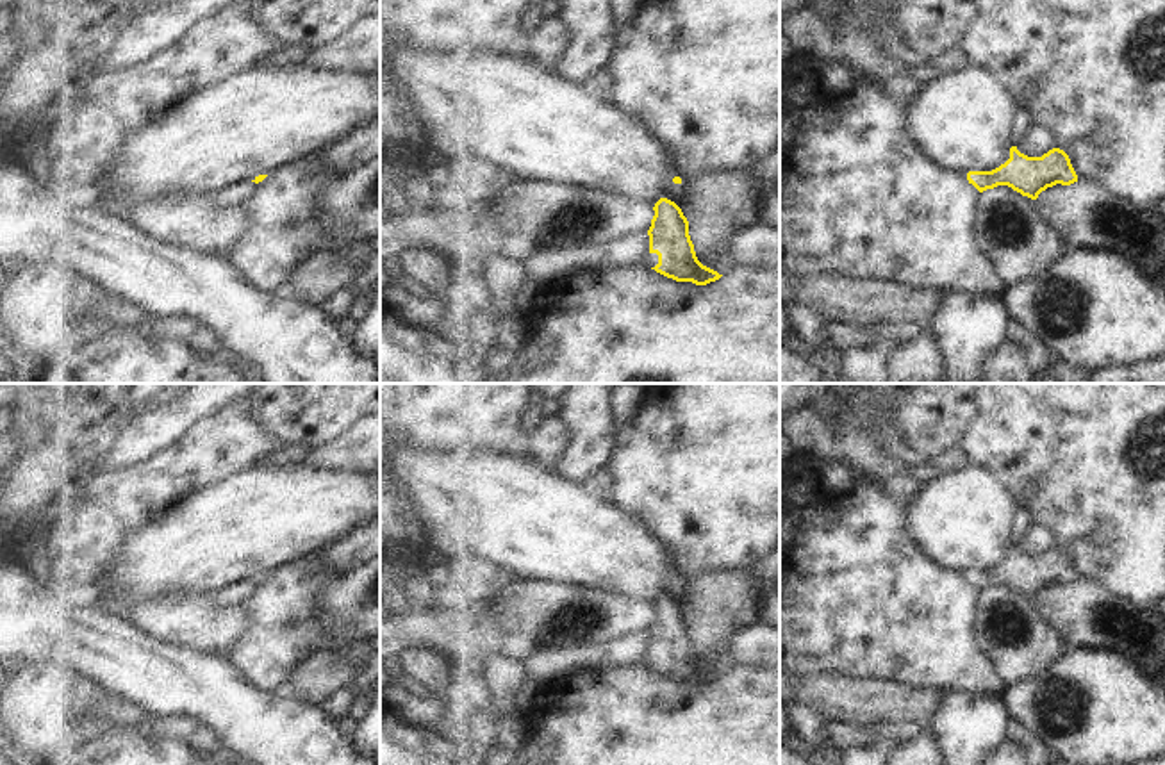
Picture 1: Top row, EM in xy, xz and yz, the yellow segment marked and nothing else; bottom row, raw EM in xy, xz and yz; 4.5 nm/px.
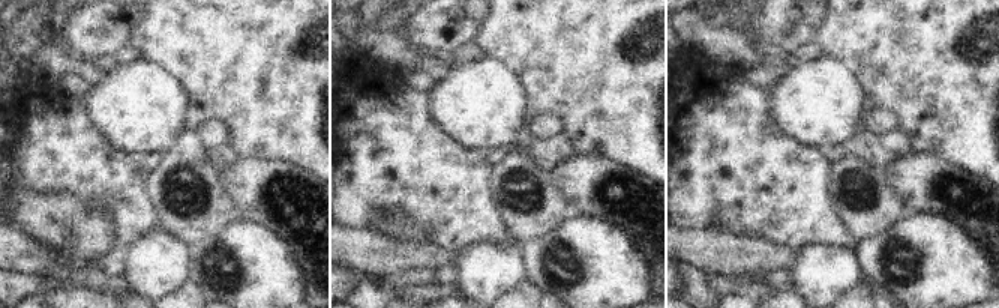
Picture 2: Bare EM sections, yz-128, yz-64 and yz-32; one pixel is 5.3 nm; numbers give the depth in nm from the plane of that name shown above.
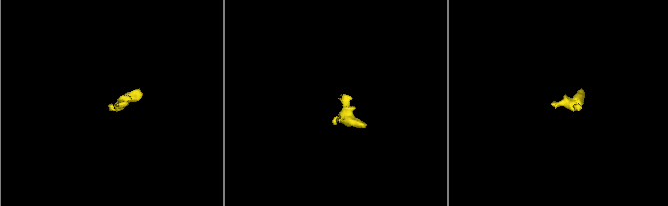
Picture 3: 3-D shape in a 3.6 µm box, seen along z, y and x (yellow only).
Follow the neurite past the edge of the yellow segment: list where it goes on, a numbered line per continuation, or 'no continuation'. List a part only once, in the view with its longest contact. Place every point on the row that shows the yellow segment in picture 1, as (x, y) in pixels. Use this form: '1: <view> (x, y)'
1: xy (238, 195)

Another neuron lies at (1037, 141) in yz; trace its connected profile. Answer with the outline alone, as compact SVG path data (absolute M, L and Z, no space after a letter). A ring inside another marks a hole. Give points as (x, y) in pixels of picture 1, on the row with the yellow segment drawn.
M1033 125L1017 144L1017 150L1028 157L1042 157L1053 148L1056 148L1056 137L1040 125Z

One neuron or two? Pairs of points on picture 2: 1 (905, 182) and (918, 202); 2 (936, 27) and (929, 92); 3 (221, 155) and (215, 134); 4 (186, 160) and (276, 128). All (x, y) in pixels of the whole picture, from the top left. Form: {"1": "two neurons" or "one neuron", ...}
{"1": "one neuron", "2": "one neuron", "3": "one neuron", "4": "two neurons"}

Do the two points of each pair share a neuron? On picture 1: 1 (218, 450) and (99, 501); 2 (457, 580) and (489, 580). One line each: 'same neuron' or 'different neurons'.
1: same neuron
2: same neuron

